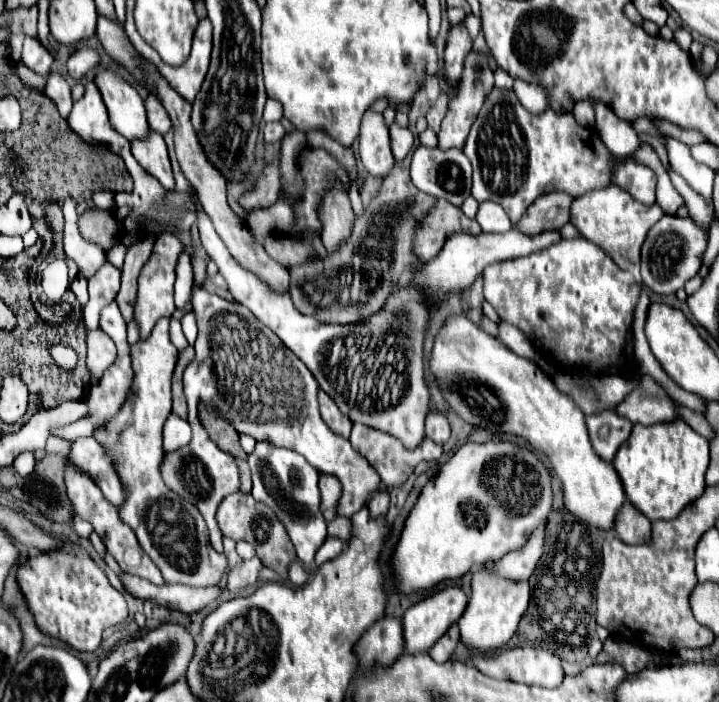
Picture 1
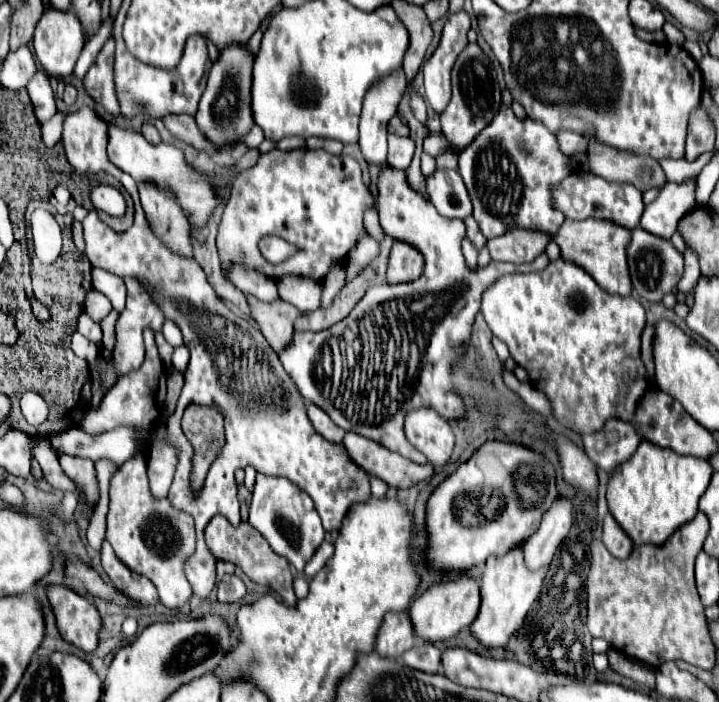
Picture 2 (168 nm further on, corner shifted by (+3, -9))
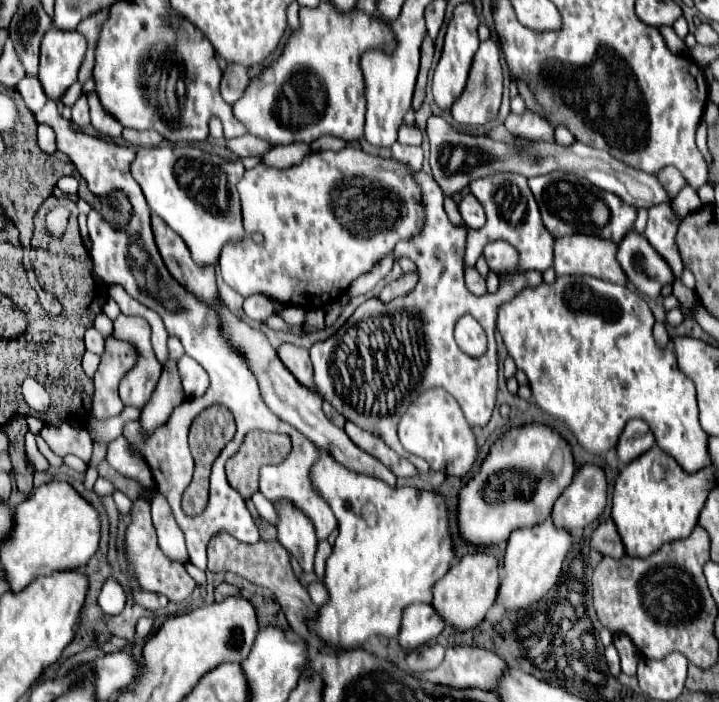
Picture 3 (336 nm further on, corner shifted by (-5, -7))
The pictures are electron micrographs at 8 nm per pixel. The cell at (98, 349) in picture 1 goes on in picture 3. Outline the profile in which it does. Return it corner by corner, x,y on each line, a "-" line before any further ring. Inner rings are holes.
99,314
97,318
95,318
95,322
93,322
93,328
97,330
97,332
101,332
105,338
111,334
111,328
113,328
113,322
105,316
105,314

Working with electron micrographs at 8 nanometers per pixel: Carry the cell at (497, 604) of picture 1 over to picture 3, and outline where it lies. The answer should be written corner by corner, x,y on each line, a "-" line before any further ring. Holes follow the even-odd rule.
551,516
537,526
519,528
511,532
505,560
503,560
503,578
499,588
499,598
503,600
503,606
509,612
539,602
557,584
565,554
573,546
573,540
575,538
565,528
553,524

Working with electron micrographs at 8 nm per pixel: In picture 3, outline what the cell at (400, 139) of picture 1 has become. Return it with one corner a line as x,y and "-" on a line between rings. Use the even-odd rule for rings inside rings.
395,142
393,144
393,158
399,162
405,162
409,166
413,166
413,170
421,170
423,164
423,150
419,146
405,146

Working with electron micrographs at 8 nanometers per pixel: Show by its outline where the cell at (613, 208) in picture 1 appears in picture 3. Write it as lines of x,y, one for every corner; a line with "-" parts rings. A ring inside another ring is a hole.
575,234
565,236
563,240
555,240
553,244
553,268
555,276
565,274
583,274
601,278
613,284
627,284
623,278
623,270
615,260
617,244
607,244
605,240

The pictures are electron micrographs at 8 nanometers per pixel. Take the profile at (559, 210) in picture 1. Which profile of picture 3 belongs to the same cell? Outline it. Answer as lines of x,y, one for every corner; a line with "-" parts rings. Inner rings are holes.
495,240
483,248
483,258
487,260
489,270
505,272
515,268
515,248
503,240

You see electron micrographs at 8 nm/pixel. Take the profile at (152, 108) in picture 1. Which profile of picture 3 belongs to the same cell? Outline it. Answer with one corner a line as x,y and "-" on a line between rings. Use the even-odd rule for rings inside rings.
123,130
123,138
129,144
141,146
141,148
151,148
151,146
159,146
163,142
163,138
159,136
159,132
155,130
145,130
145,132
135,132
135,130

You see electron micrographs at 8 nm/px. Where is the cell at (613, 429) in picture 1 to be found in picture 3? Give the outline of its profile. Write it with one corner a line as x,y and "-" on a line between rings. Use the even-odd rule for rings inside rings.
631,420
625,426
625,430
619,438
619,444
617,444
619,462
625,466
631,460
639,458
643,452
651,450
653,446
655,446
655,436
653,436
649,424
643,420

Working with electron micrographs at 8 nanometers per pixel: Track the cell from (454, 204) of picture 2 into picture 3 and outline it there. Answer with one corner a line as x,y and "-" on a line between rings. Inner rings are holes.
465,194
459,204
459,212
469,228
481,228
485,224
485,210
483,206
475,200
475,196

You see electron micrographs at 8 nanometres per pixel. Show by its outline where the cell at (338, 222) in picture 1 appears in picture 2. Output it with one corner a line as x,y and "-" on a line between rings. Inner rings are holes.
333,264
329,274
323,280
323,300
321,300
320,307
330,308
331,298
339,292
339,288
343,286
347,276
347,266
345,264

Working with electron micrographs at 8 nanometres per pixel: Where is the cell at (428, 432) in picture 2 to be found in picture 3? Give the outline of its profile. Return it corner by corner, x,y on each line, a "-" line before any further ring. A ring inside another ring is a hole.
443,388
425,390
415,400
415,404
411,404
407,412
401,416
397,434
407,452
427,460
431,470
443,472
445,476
461,478
471,470
473,462
477,460
477,440
475,440
473,428
465,420
453,396

